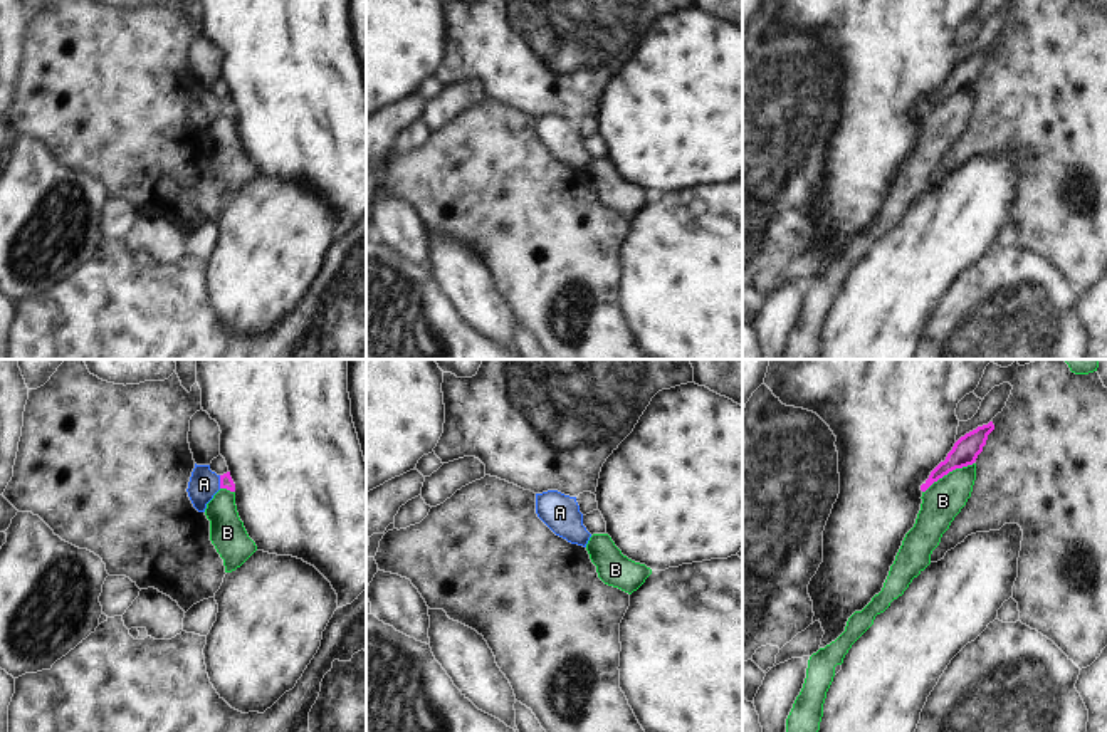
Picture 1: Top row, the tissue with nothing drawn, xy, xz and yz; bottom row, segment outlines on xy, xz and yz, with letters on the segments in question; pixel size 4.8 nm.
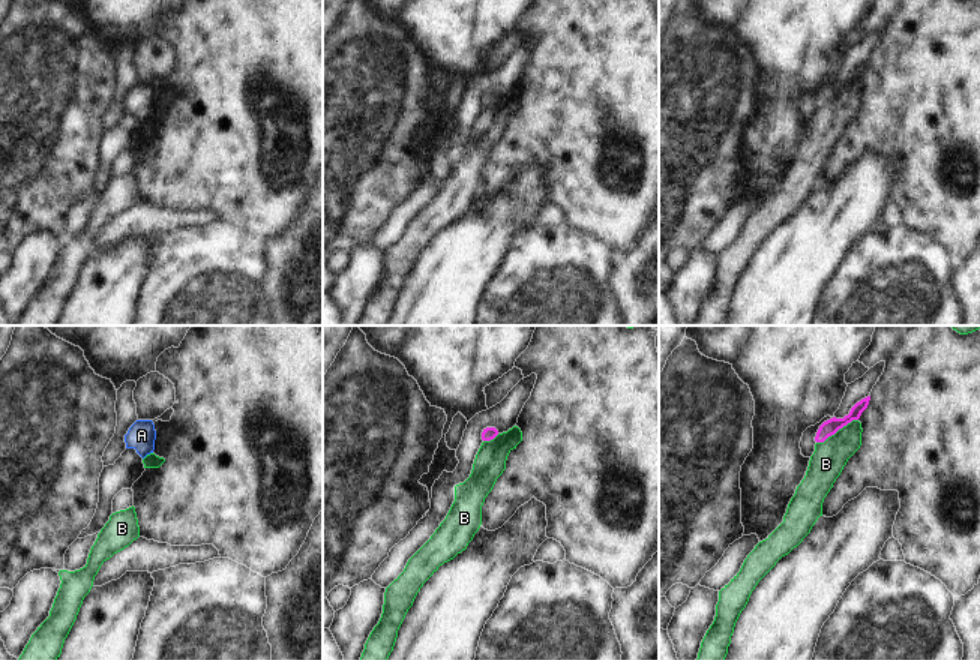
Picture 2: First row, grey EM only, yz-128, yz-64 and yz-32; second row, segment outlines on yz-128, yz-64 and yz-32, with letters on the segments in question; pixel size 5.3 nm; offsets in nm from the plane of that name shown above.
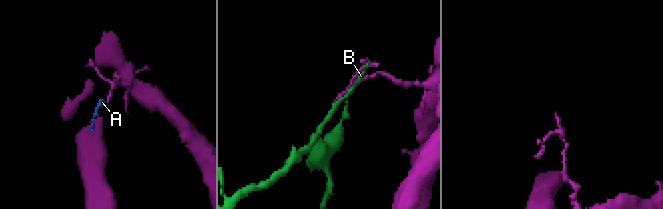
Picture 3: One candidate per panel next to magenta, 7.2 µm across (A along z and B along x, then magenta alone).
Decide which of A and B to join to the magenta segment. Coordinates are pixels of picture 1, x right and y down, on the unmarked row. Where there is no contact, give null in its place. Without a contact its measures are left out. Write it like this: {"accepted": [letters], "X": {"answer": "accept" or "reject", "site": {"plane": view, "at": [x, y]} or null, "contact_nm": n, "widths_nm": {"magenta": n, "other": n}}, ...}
{"accepted": ["A"], "A": {"answer": "accept", "site": {"plane": "xy", "at": [220, 106]}, "contact_nm": 60, "widths_nm": {"magenta": 60, "other": 150}}, "B": {"answer": "reject", "site": {"plane": "yz", "at": [948, 96]}, "contact_nm": 280, "widths_nm": {"magenta": 130, "other": 190}}}

